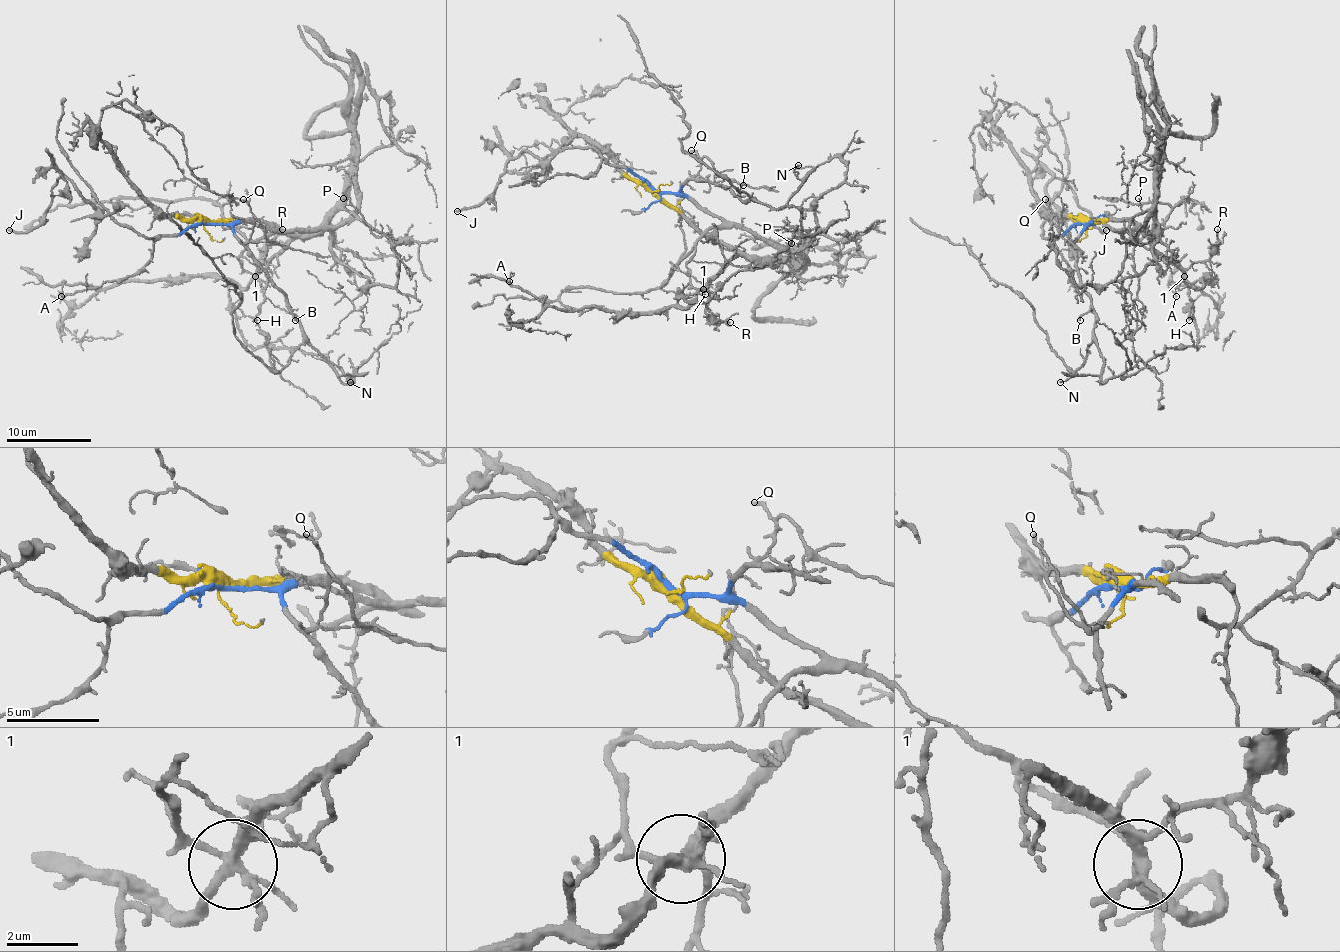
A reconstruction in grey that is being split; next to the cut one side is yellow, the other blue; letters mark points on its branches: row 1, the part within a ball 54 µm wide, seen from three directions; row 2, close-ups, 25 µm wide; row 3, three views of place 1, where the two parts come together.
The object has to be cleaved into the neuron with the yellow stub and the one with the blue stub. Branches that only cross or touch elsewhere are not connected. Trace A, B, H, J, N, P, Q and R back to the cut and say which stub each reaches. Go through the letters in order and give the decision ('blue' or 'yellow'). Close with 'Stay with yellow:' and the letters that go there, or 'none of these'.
A: yellow
B: blue
H: yellow
J: blue
N: blue
P: yellow
Q: blue
R: yellow
Stay with yellow: A, H, P, R

